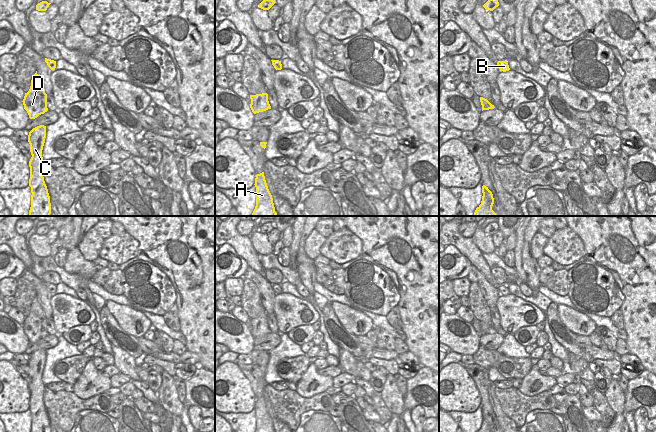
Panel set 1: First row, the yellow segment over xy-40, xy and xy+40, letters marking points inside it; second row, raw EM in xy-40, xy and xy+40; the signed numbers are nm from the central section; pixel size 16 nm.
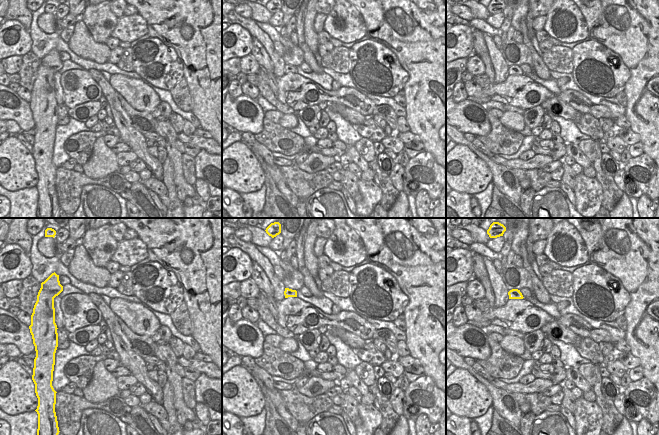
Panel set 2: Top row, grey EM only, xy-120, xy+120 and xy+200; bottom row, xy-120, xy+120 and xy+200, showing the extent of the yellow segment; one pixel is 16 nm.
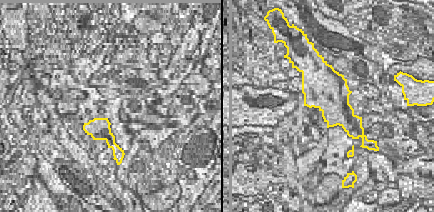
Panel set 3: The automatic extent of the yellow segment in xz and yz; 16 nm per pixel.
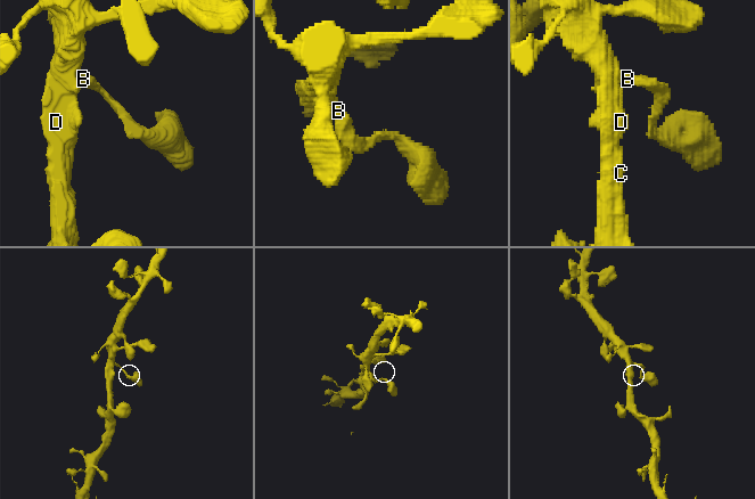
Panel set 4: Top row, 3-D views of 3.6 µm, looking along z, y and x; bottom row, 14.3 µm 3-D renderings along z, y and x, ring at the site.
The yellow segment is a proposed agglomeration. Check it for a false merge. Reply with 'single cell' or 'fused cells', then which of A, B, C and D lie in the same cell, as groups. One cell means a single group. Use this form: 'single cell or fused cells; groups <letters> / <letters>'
single cell; groups A B C D

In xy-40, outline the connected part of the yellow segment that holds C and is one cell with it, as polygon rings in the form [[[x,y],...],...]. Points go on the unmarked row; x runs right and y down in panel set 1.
[[[44,349],[33,352],[28,359],[32,379],[29,385],[29,410],[32,417],[30,432],[51,432],[50,420],[43,401],[45,385],[42,381],[42,374],[45,362],[46,350]]]

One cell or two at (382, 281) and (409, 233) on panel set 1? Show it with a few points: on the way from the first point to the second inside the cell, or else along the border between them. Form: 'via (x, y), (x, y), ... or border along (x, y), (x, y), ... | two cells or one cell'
border along (366, 260), (379, 266), (390, 277), (399, 293) | two cells

